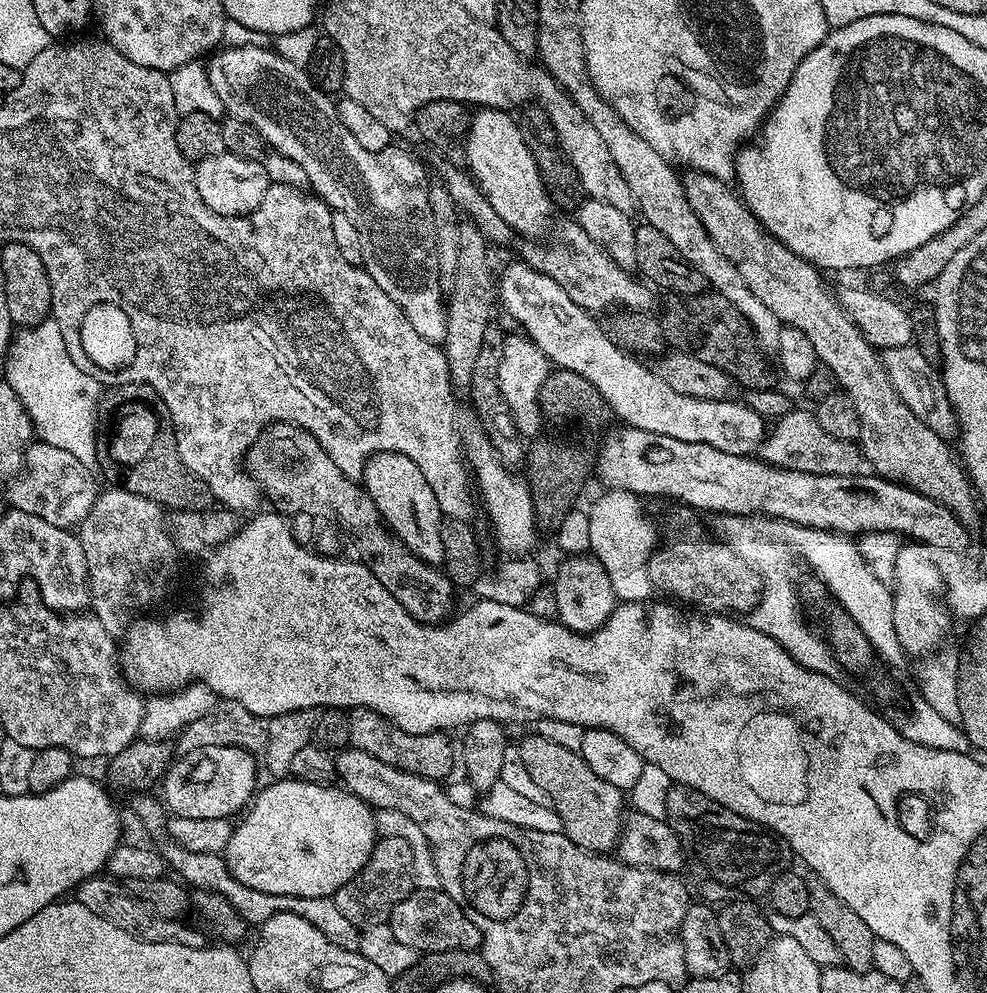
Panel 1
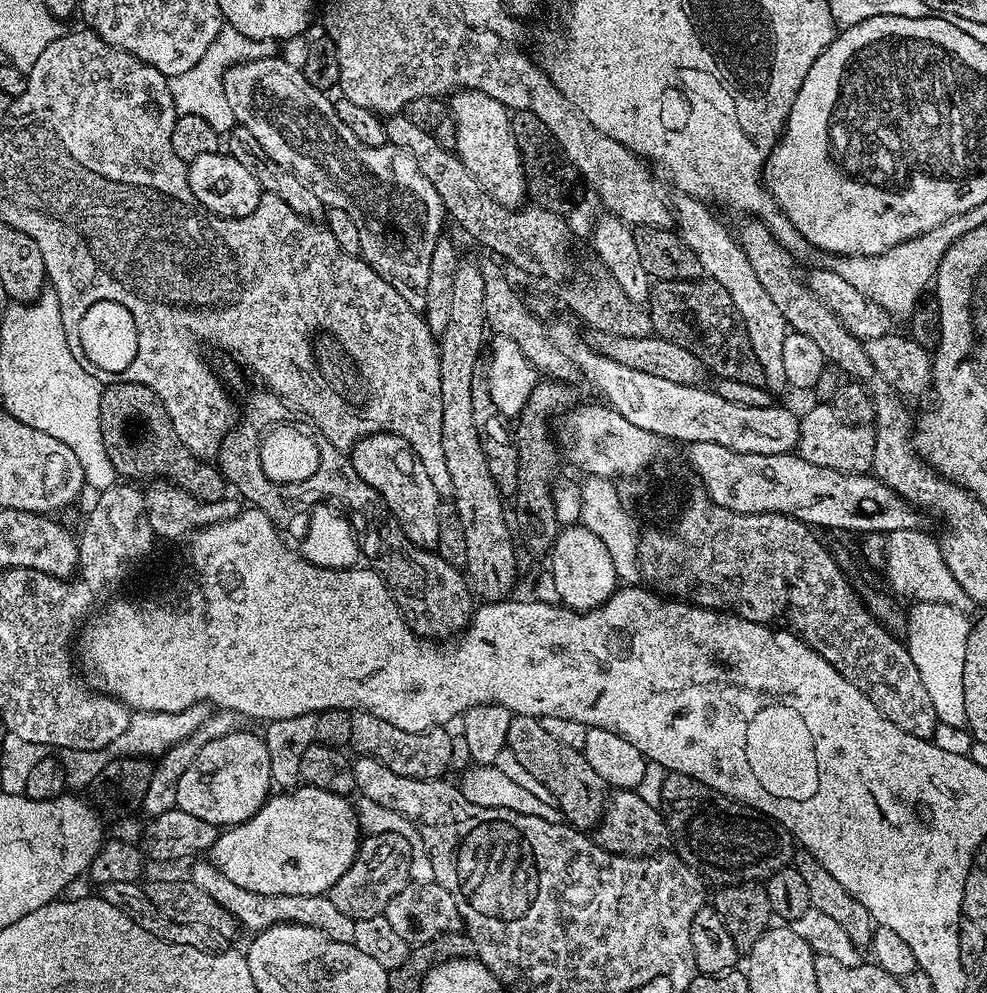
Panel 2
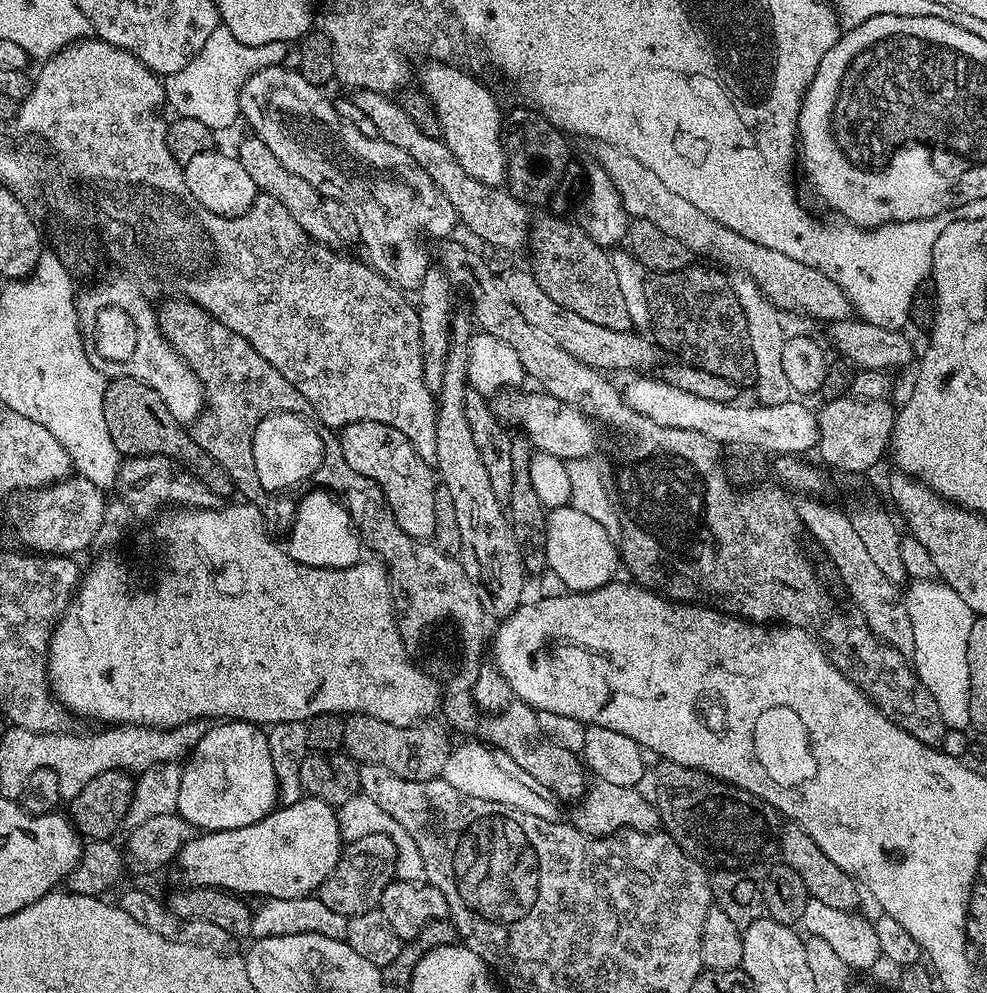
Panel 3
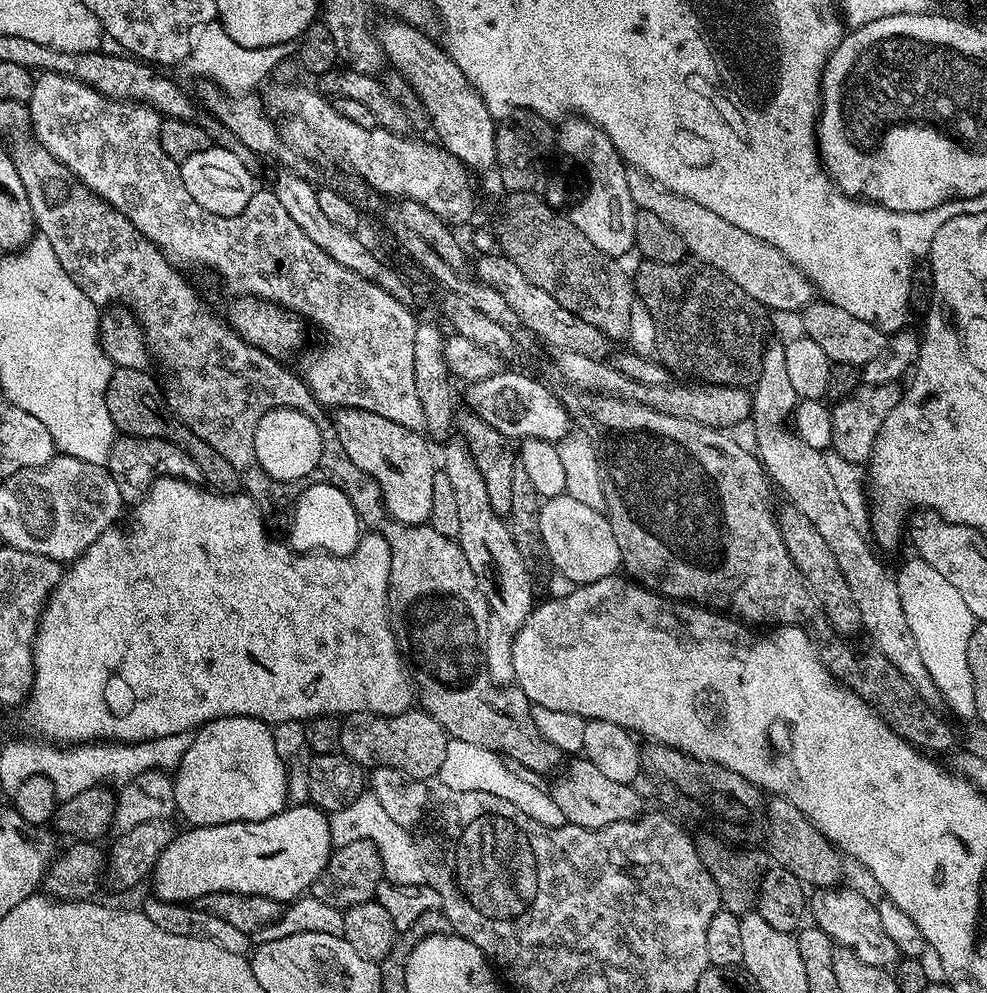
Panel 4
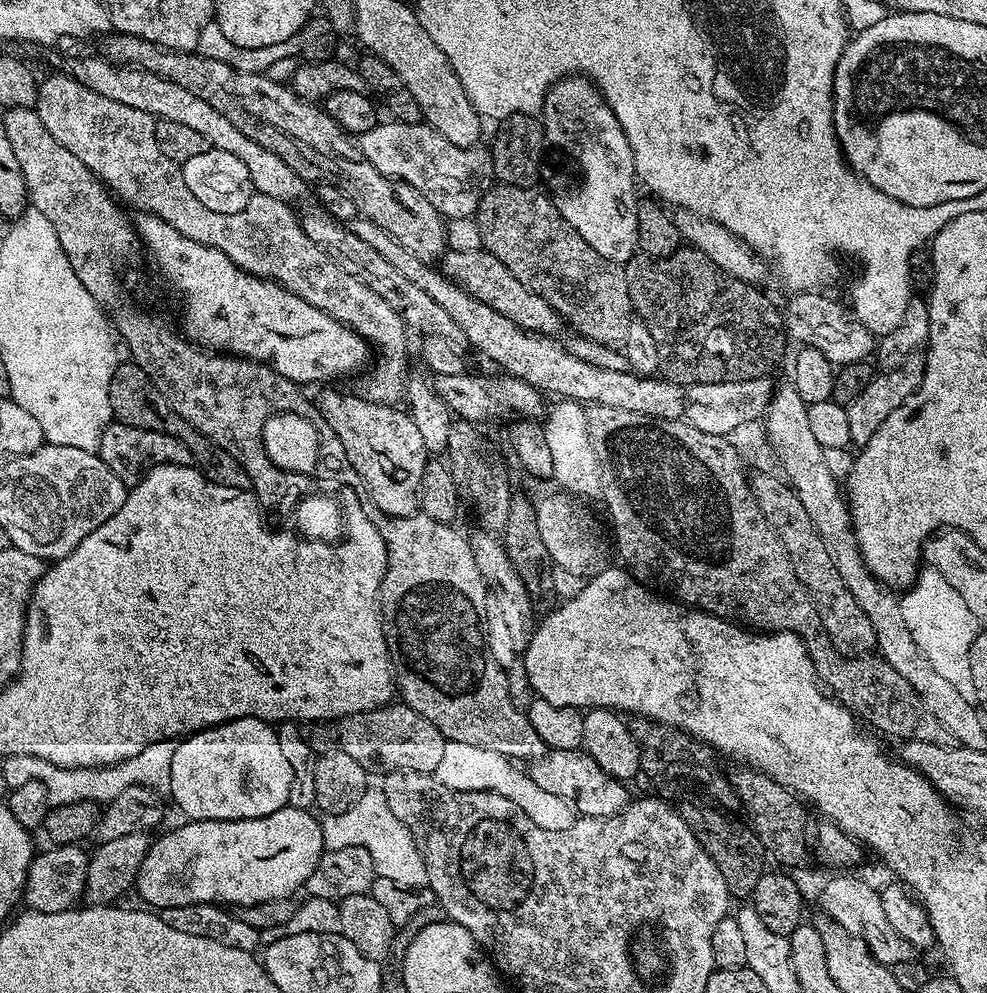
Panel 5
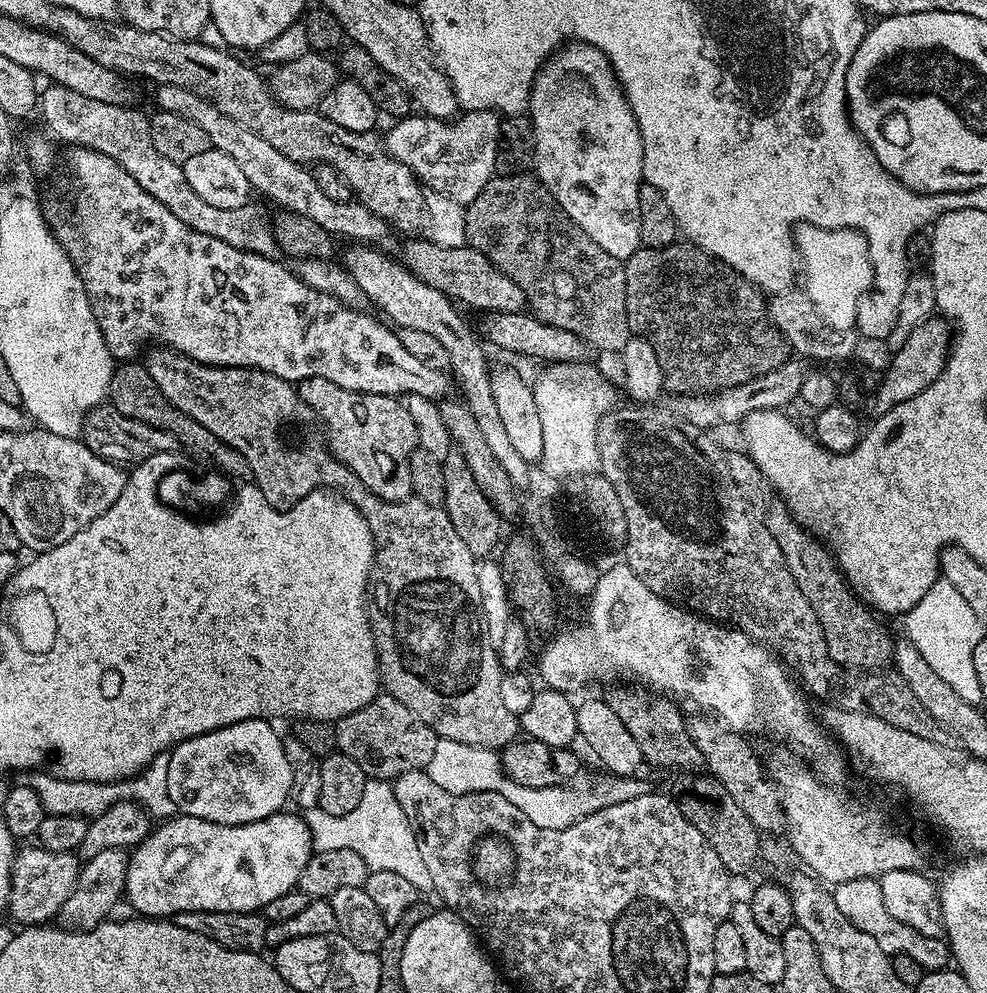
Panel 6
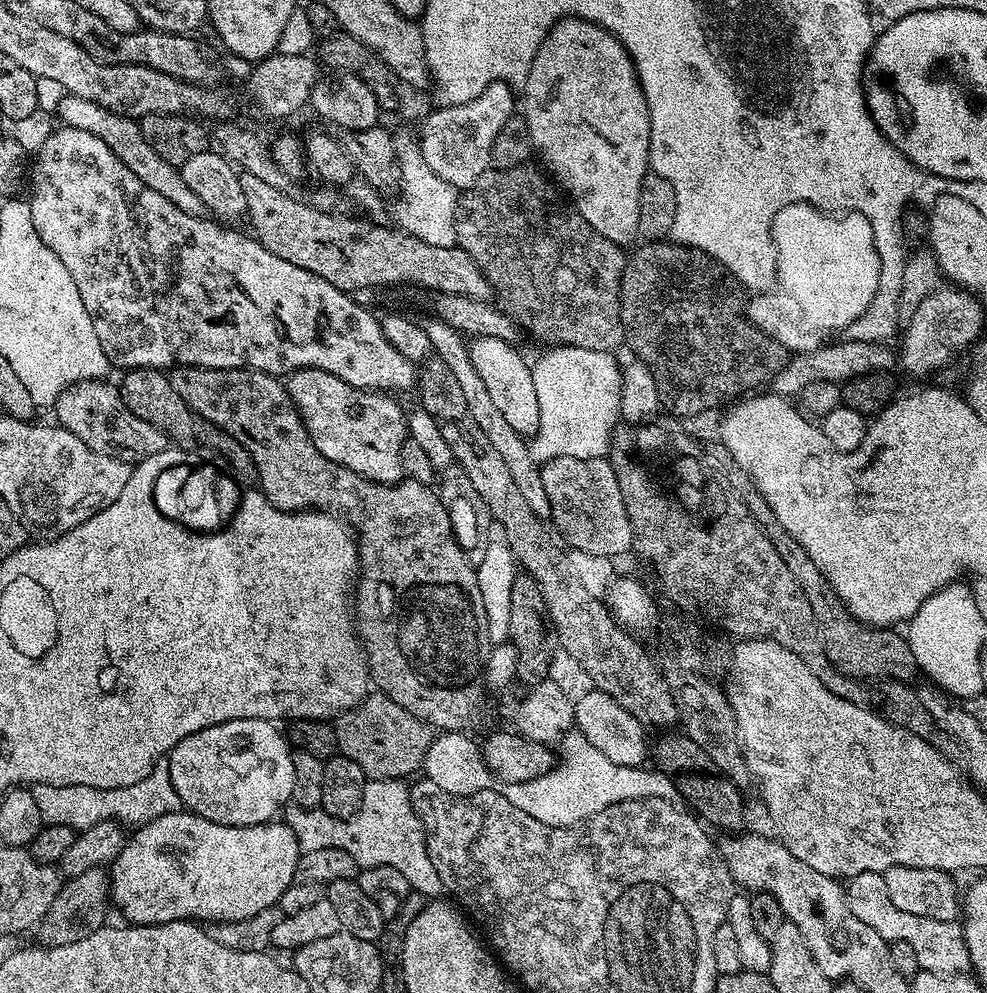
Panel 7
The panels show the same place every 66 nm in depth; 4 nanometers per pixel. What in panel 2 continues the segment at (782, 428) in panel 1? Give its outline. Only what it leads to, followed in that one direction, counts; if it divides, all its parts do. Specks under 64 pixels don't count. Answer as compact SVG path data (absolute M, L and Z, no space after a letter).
M816 402L805 416L799 417L800 437L795 451L814 466L826 466L826 470L867 473L874 462L875 427L863 424L848 424L834 414L831 403Z

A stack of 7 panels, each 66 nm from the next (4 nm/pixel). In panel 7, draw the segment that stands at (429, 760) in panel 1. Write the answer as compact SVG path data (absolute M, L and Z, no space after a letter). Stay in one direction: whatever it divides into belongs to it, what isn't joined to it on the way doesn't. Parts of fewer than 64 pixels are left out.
M379 690L365 696L348 712L343 712L342 715L335 717L334 727L339 755L358 762L368 780L404 780L411 772L419 773L424 767L424 759L434 739L433 729L418 718L414 718L410 710L402 710L398 702L394 702Z

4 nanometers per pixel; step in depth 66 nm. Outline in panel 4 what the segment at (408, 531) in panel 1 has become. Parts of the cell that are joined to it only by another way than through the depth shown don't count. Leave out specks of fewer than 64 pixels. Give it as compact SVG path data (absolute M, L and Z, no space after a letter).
M341 408L335 416L334 437L346 450L354 466L376 480L387 515L398 524L428 524L434 475L432 456L428 453L429 441L417 429L382 418L382 414L374 414L370 410Z

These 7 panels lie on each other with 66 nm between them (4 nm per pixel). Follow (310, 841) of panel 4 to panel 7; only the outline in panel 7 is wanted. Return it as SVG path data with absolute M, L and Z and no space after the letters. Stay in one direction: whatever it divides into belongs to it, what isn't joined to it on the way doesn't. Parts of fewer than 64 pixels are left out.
M167 812L139 825L127 837L122 854L110 865L110 900L128 924L165 924L175 920L230 923L279 905L282 894L294 882L300 843L283 822L239 828L210 822L193 812Z

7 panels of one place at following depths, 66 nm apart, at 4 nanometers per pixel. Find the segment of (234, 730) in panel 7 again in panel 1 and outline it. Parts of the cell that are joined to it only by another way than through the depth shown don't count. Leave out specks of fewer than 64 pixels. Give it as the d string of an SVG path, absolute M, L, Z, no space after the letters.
M225 744L207 749L206 754L196 754L191 758L179 759L169 769L163 781L163 803L172 816L181 816L182 818L222 818L226 820L235 817L235 812L243 813L249 807L250 801L258 791L256 764L258 768L258 760L253 753L243 752L240 748L231 748Z

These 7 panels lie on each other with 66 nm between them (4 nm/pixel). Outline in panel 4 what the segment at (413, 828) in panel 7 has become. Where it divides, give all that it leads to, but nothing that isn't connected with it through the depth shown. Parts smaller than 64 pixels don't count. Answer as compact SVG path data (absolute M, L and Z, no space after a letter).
M363 794L354 799L354 802L346 806L345 809L331 813L328 816L328 825L330 826L330 838L336 848L359 840L374 842L374 846L378 846L378 854L382 858L384 880L387 883L398 886L414 886L425 883L424 863L414 838L405 828L398 826L398 822L394 822L394 818L390 818L390 814L386 814L382 802L378 802L376 796Z

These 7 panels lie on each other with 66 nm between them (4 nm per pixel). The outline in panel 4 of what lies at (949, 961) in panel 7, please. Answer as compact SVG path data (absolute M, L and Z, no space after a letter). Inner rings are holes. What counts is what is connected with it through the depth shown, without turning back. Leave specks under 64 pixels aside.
M837 886L835 888L817 888L810 896L810 916L818 927L832 939L833 945L848 948L852 953L875 968L887 969L895 965L898 953L894 942L882 930L882 918L876 904L868 901L860 892L852 888ZM889 964L889 965L888 965Z

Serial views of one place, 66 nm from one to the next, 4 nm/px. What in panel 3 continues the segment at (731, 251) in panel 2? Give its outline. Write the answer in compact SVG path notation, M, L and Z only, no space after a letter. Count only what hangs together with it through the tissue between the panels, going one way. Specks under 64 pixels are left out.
M736 274L731 277L732 289L742 306L742 314L746 314L748 333L750 334L750 350L754 350L754 366L756 367L756 400L766 406L781 404L793 399L794 393L790 381L786 378L782 363L782 346L786 339L784 324L780 321L781 313L764 296L764 291L747 274Z

